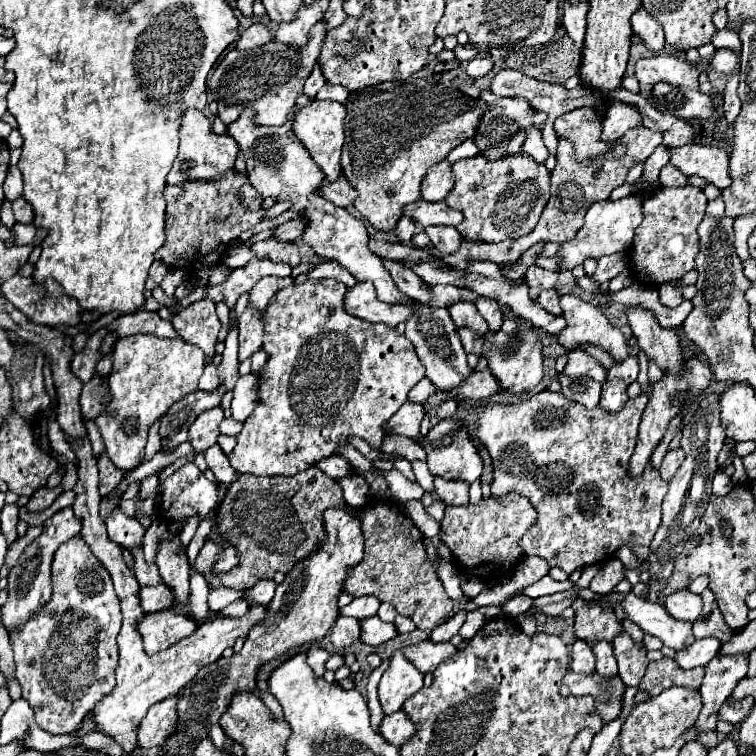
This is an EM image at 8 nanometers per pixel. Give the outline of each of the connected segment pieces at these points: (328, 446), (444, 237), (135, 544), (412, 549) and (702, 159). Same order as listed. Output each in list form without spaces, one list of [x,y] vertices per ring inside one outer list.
[[[308,280],[300,286],[288,286],[282,288],[280,292],[276,292],[276,296],[272,298],[272,304],[268,304],[268,312],[264,314],[264,322],[266,322],[266,336],[264,336],[264,344],[262,348],[268,352],[268,362],[264,366],[264,370],[260,372],[260,392],[258,392],[258,404],[254,408],[254,412],[246,418],[242,432],[236,436],[236,448],[228,454],[230,464],[236,472],[242,474],[254,474],[254,476],[294,476],[302,470],[308,470],[312,466],[316,466],[320,460],[334,456],[338,446],[348,444],[348,440],[352,436],[358,436],[362,440],[366,440],[370,444],[372,450],[380,450],[386,430],[384,424],[390,420],[390,416],[402,406],[402,402],[408,400],[408,392],[424,378],[424,364],[420,362],[420,358],[416,356],[416,350],[412,346],[412,342],[406,336],[400,336],[394,328],[388,328],[384,324],[368,324],[356,316],[350,316],[344,308],[344,298],[346,298],[348,288],[336,280]]]
[[[428,226],[428,228],[424,228],[424,232],[430,236],[430,242],[432,242],[436,254],[440,254],[440,256],[452,254],[460,246],[460,234],[450,226]]]
[[[114,508],[114,512],[108,516],[106,520],[108,526],[108,536],[126,548],[140,548],[142,546],[142,538],[144,538],[144,526],[130,516],[124,516],[118,508]]]
[[[372,500],[364,506],[350,506],[350,514],[360,520],[364,534],[364,558],[348,570],[342,584],[350,596],[376,596],[380,602],[394,604],[398,614],[408,616],[420,630],[434,630],[450,610],[452,600],[446,596],[438,578],[438,558],[428,558],[426,538],[416,528],[412,518],[400,512],[400,506]]]
[[[686,144],[680,148],[668,148],[670,164],[686,176],[700,176],[724,190],[732,180],[728,176],[728,152],[716,146]]]

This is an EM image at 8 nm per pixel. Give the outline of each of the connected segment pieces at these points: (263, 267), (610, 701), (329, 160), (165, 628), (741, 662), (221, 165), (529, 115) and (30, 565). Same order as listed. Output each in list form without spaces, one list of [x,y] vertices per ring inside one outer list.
[[[252,258],[246,266],[230,270],[226,280],[216,286],[206,286],[202,300],[212,300],[212,302],[224,302],[230,310],[234,308],[236,300],[252,288],[260,278],[264,276],[276,276],[276,278],[286,278],[290,276],[290,268],[284,264],[276,264],[272,260],[258,260]]]
[[[568,670],[564,674],[564,684],[570,688],[570,694],[574,694],[574,696],[584,696],[584,694],[594,696],[596,708],[604,722],[612,722],[614,718],[618,718],[622,694],[624,694],[624,684],[620,678],[610,682],[610,680],[600,680],[600,676],[596,676],[596,672],[588,674],[588,676],[580,676],[580,674],[572,674],[572,670]]]
[[[314,100],[306,108],[302,108],[300,116],[296,116],[294,132],[298,140],[304,142],[306,150],[314,158],[314,162],[324,170],[328,180],[338,180],[342,176],[342,166],[340,166],[340,154],[342,154],[342,144],[344,144],[344,118],[346,118],[346,108],[340,102],[332,100]]]
[[[172,610],[144,616],[144,620],[140,622],[140,634],[142,634],[142,640],[144,640],[144,652],[148,656],[158,654],[160,650],[170,648],[172,644],[176,644],[182,638],[196,632],[196,628],[198,628],[196,620],[192,620],[188,616],[174,614]]]
[[[716,656],[706,664],[704,682],[700,686],[704,708],[698,716],[700,728],[704,728],[704,736],[700,736],[700,742],[704,746],[714,748],[718,744],[718,734],[714,732],[718,722],[718,710],[730,696],[732,688],[738,684],[738,680],[746,676],[746,672],[746,656]]]
[[[190,108],[182,116],[182,126],[180,126],[180,152],[178,160],[172,164],[172,170],[168,174],[168,184],[182,184],[186,180],[206,180],[206,182],[216,182],[220,180],[230,168],[234,168],[234,162],[238,158],[238,144],[232,140],[228,134],[214,134],[208,130],[208,118]]]
[[[484,90],[480,94],[480,98],[486,100],[488,112],[484,114],[484,120],[480,120],[480,136],[476,136],[474,142],[482,150],[482,156],[486,156],[486,158],[520,154],[520,140],[524,140],[524,136],[518,136],[518,132],[522,128],[526,128],[528,124],[536,124],[536,128],[542,128],[542,124],[546,120],[544,112],[532,112],[532,108],[528,108],[526,100],[500,98],[500,96],[494,96],[488,90]]]
[[[68,506],[68,508],[62,508],[60,512],[56,512],[50,518],[50,522],[44,524],[42,534],[24,550],[18,564],[8,574],[8,594],[10,596],[8,596],[8,602],[2,606],[2,624],[6,628],[16,628],[16,626],[24,624],[24,620],[28,620],[28,616],[32,612],[36,612],[36,608],[42,608],[42,604],[48,602],[48,596],[52,594],[50,564],[52,564],[54,552],[58,550],[58,546],[62,542],[70,540],[76,534],[80,534],[80,518],[74,514],[72,506]]]

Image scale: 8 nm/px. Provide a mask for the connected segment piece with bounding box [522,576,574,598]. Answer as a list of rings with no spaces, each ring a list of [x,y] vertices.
[[[544,576],[542,580],[538,580],[536,584],[532,584],[532,588],[526,588],[522,594],[530,596],[530,598],[538,598],[542,594],[554,594],[558,592],[566,592],[567,590],[574,590],[574,584],[570,580],[558,582],[552,580],[550,576]]]

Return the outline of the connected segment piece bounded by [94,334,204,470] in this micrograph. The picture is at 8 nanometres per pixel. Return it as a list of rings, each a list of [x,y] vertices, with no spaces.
[[[134,334],[120,338],[112,350],[114,366],[108,376],[108,404],[96,416],[96,426],[106,444],[106,454],[122,470],[140,464],[150,426],[164,416],[164,412],[182,396],[198,390],[198,378],[204,370],[204,352],[186,344],[180,336],[158,338],[148,334]]]

